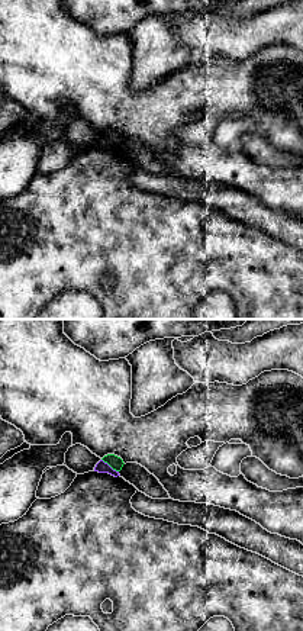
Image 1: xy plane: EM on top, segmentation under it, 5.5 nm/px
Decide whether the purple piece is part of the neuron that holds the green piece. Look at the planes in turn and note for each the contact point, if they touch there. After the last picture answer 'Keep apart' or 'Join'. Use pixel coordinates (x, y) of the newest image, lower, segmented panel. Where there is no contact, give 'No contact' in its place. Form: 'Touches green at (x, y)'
Touches green at (110, 466)

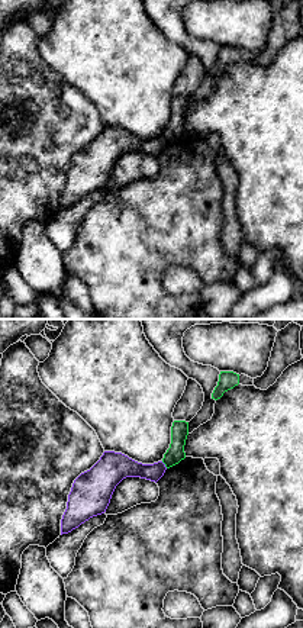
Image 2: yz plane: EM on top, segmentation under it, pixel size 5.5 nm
Touches green at (164, 463)

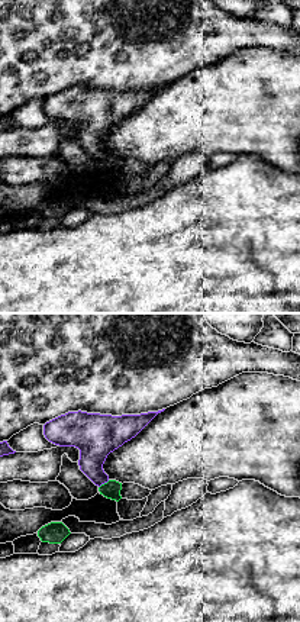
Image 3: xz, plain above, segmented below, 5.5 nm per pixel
Touches green at (105, 483)

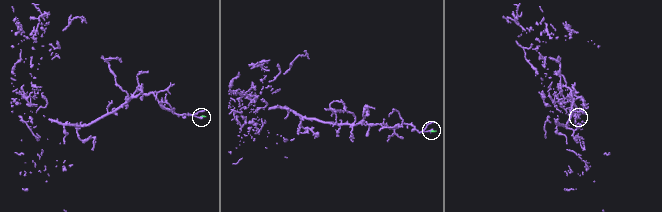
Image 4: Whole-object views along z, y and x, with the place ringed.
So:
Keep apart

